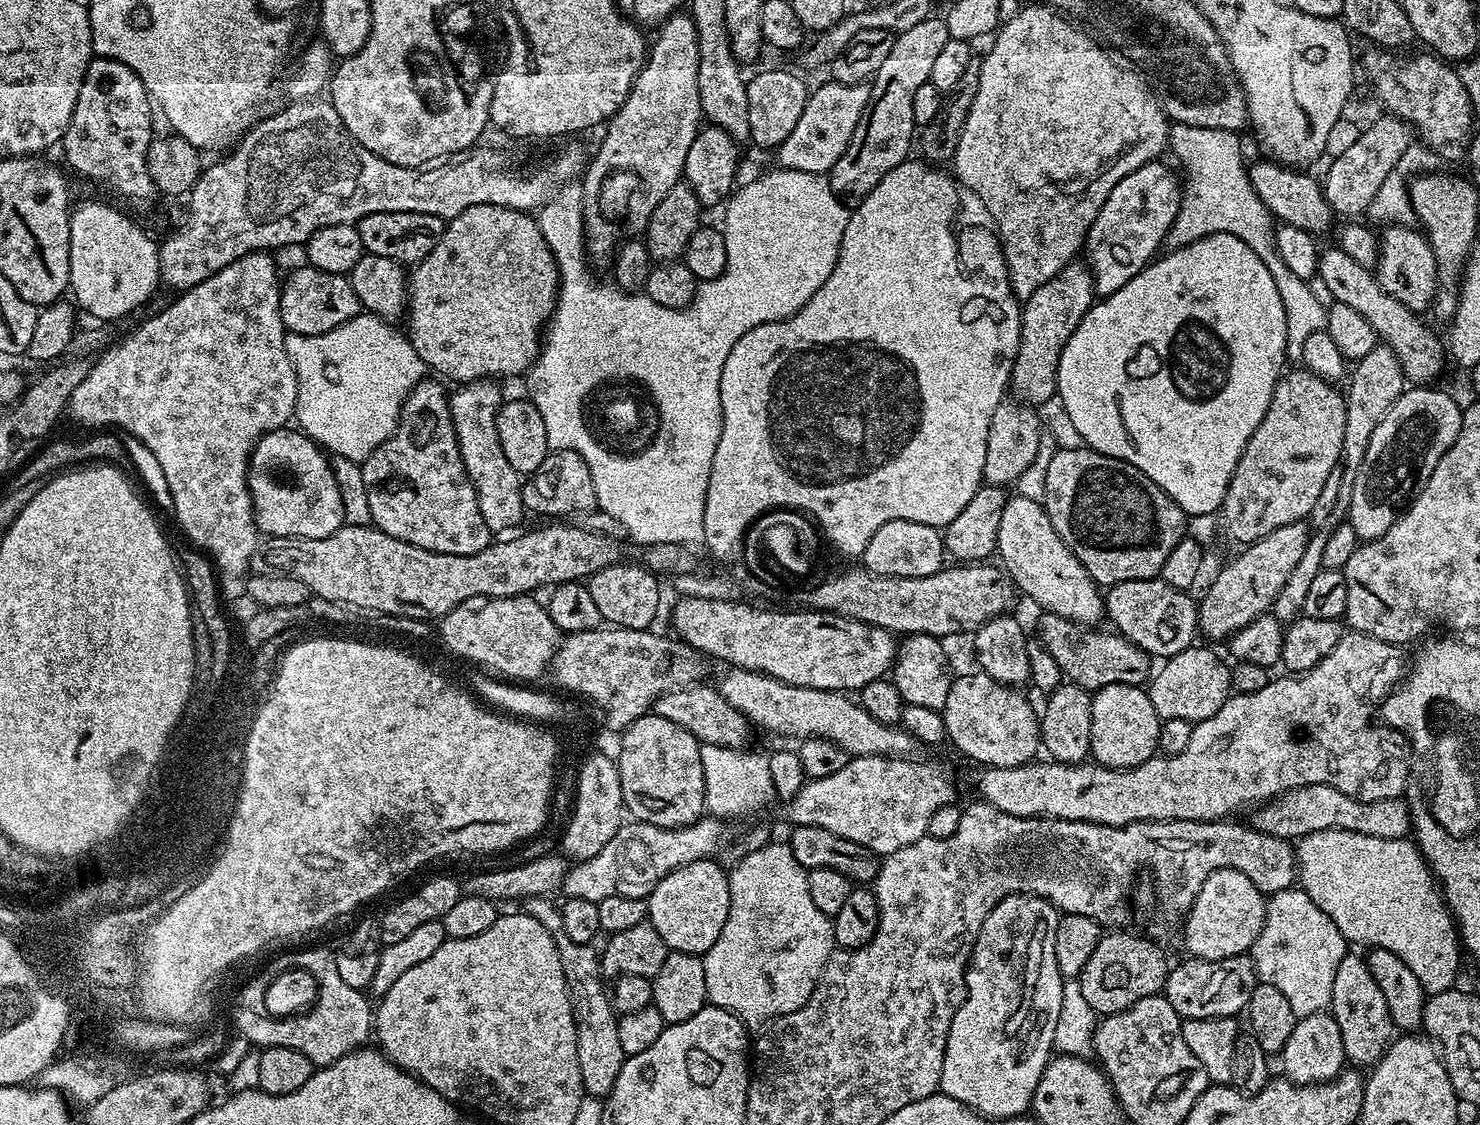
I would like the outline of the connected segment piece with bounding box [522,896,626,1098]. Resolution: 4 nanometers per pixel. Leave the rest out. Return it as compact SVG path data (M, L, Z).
M534 896L525 899L522 908L529 916L538 918L546 930L550 930L558 946L558 958L562 962L562 974L566 978L572 1013L576 1019L576 1053L584 1091L590 1096L607 1098L614 1090L614 1082L618 1082L618 1070L622 1070L626 1059L618 1039L618 1013L612 1007L612 998L606 984L604 988L606 980L600 967L600 952L592 944L574 942L566 936L560 909L550 901L542 896Z

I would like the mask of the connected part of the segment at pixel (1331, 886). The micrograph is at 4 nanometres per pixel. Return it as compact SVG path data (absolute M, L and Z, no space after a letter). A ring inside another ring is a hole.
M1318 830L1303 836L1295 849L1299 887L1304 889L1310 902L1314 902L1314 906L1318 906L1318 910L1338 926L1349 945L1365 944L1368 950L1381 948L1390 950L1390 954L1398 954L1398 958L1410 966L1425 993L1445 992L1453 988L1460 972L1462 941L1432 869L1411 839L1374 838L1370 834L1354 834L1350 830Z

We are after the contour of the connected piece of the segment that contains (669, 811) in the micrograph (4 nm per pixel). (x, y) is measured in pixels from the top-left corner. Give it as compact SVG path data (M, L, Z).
M649 714L624 729L619 740L620 756L615 761L622 778L622 798L625 809L635 819L663 828L681 828L705 815L701 743L690 730Z

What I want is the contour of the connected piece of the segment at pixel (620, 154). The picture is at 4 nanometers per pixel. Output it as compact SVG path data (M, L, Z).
M673 14L659 25L660 33L647 49L644 65L634 78L626 102L622 102L612 119L607 121L600 149L593 160L591 157L587 161L582 173L584 246L593 261L607 261L620 247L626 234L640 234L647 229L654 206L662 202L674 185L681 183L686 154L690 154L690 145L702 127L698 98L698 34L691 15L680 15Z

